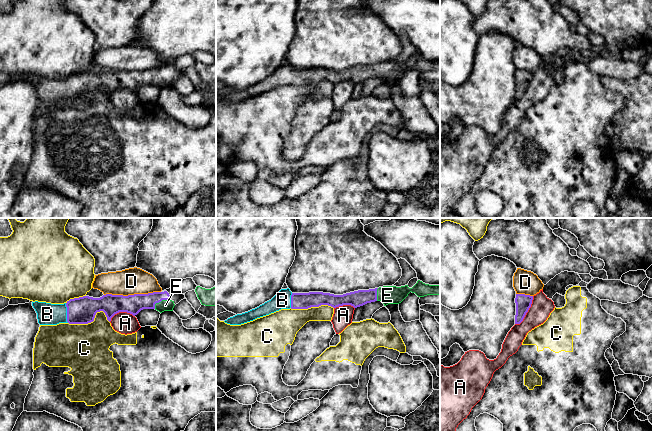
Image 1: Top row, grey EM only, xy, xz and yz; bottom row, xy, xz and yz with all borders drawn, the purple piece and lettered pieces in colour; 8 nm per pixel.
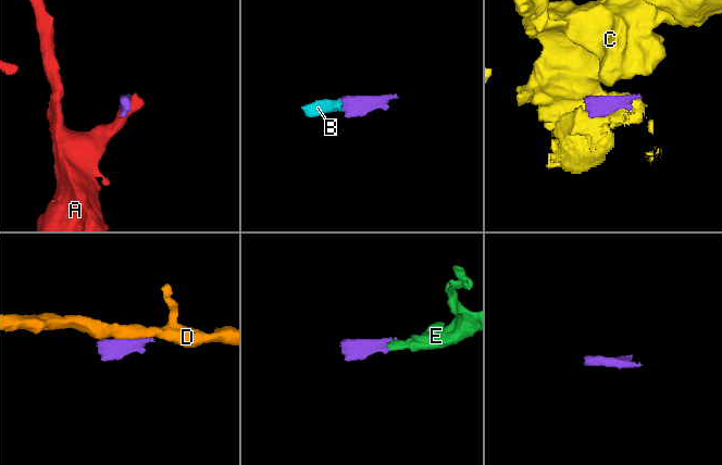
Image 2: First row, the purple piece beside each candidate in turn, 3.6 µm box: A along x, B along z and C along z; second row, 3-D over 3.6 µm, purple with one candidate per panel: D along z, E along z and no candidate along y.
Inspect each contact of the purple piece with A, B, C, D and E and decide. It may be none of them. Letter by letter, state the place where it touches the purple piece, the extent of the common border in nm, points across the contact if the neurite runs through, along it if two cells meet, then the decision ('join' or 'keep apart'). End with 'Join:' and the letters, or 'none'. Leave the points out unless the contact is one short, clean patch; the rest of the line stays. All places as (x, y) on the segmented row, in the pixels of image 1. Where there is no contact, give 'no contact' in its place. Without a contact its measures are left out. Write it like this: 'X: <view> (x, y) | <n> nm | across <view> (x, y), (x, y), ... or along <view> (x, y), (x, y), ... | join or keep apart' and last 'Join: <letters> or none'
A: yz (527, 311) | 280 nm | along yz (533, 296), (531, 306), (524, 318), (515, 324) | keep apart
B: xy (67, 313) | 160 nm | across xy (82, 310), (67, 313), (47, 314) | join
C: xy (92, 321) | 340 nm | along xy (109, 321), (102, 311), (98, 311), (90, 322), (68, 323) | keep apart
D: xy (132, 295) | 460 nm | keep apart
E: xy (160, 301) | 150 nm | join
Join: B, E

